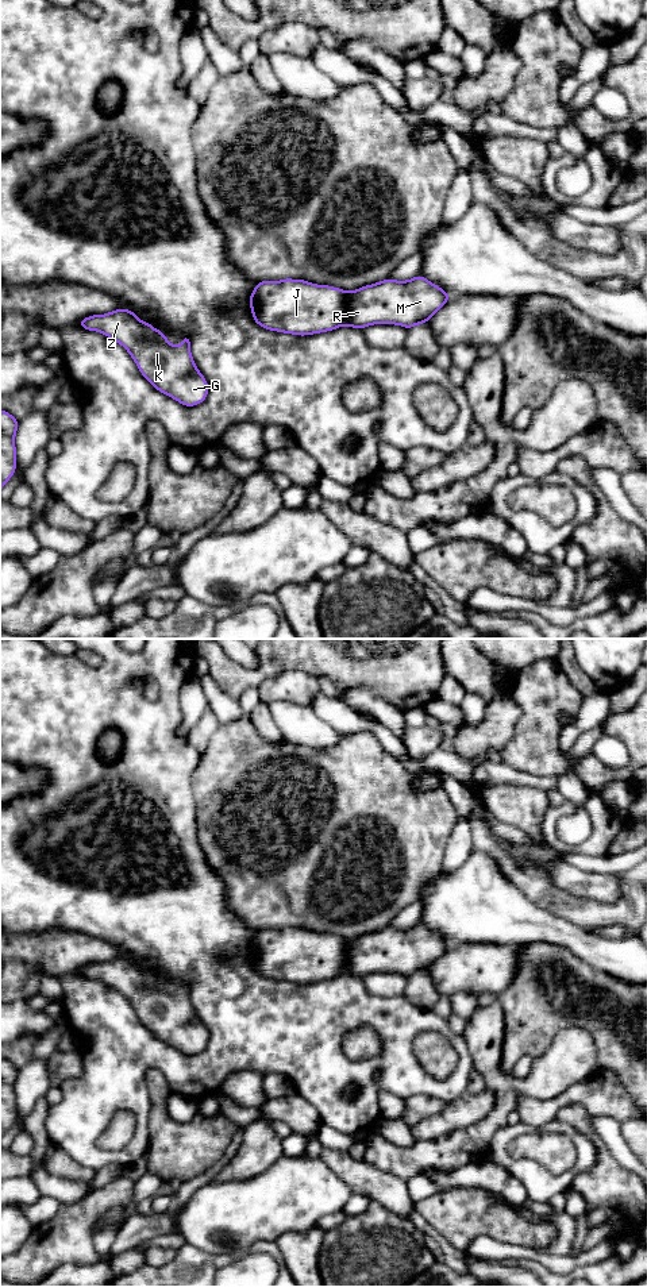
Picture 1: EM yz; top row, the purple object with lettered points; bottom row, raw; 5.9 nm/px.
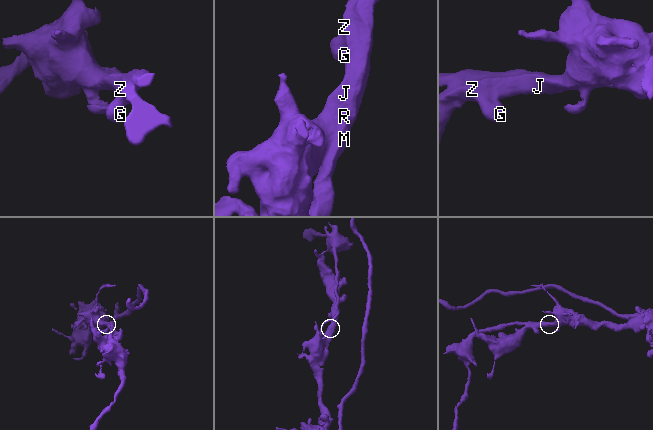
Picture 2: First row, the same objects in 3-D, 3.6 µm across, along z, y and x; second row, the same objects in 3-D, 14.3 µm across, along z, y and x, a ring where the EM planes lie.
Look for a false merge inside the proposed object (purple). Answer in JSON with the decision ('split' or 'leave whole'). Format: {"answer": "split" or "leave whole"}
{"answer": "leave whole"}

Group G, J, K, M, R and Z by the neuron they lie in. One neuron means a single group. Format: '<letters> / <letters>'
G J K M R Z

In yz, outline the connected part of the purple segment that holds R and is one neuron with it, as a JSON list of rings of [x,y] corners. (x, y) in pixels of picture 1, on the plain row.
[[[420,922],[408,929],[386,926],[354,940],[285,926],[259,929],[250,943],[250,957],[253,968],[266,978],[305,984],[332,979],[344,972],[358,978],[373,972],[396,972],[409,978],[416,972],[425,972],[450,945]]]

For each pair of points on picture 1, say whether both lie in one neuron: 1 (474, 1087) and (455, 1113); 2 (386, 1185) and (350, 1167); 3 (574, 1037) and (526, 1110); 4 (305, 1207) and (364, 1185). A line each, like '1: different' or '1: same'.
1: different
2: same
3: different
4: different

